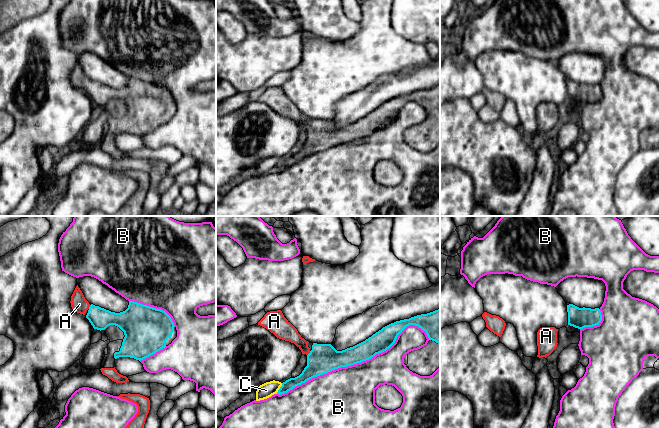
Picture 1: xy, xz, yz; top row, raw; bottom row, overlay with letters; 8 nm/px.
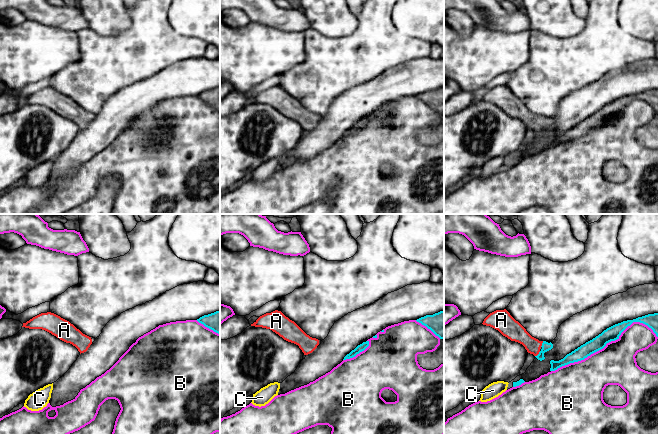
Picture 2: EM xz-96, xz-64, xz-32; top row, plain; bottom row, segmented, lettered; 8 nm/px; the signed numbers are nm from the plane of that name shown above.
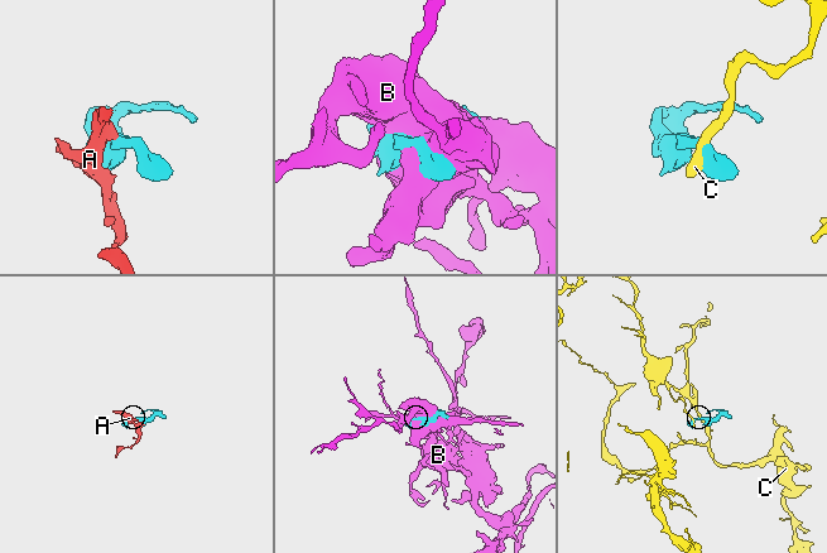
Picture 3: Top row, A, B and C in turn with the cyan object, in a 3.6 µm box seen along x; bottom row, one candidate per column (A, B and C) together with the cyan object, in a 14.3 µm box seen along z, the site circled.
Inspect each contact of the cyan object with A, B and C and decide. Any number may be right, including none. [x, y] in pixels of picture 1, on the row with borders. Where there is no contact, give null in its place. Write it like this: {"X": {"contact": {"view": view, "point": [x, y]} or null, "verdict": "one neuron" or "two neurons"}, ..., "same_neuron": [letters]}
{"A": {"contact": {"view": "xz", "point": [309, 353]}, "verdict": "one neuron"}, "B": {"contact": {"view": "xz", "point": [355, 363]}, "verdict": "two neurons"}, "C": {"contact": {"view": "xz", "point": [280, 388]}, "verdict": "two neurons"}, "same_neuron": ["A"]}

